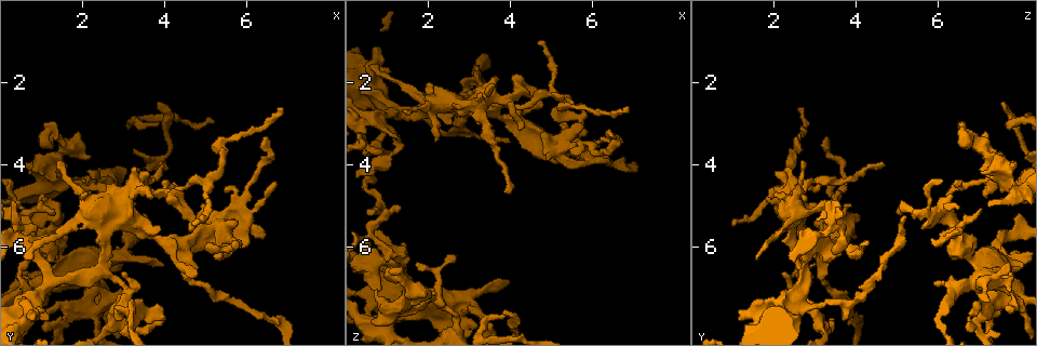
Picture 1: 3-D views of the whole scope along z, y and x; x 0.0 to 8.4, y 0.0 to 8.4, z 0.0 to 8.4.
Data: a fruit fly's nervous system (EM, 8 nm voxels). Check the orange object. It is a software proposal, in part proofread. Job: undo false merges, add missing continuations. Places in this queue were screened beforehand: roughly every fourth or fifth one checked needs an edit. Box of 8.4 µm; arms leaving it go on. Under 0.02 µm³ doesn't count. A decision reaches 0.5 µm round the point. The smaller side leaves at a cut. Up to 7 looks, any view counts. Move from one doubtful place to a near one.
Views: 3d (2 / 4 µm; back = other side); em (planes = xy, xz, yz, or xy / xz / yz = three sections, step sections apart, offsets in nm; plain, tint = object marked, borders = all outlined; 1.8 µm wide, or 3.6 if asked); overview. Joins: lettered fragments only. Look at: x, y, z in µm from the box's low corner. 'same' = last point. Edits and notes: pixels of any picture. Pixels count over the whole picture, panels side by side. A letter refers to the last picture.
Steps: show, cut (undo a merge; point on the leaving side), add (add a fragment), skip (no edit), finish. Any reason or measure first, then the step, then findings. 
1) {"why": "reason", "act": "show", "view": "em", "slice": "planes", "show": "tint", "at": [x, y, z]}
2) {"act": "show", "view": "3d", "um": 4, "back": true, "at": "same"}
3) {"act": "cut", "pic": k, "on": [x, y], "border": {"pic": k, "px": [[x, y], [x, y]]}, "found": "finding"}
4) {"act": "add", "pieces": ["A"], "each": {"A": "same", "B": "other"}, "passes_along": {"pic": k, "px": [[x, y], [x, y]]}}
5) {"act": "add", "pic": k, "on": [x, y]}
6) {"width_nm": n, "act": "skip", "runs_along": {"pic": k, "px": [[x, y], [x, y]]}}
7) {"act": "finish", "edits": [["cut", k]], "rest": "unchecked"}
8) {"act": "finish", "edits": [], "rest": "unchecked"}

{"why": "an open end", "act": "show", "view": "3d", "um": 4, "at": [5.75, 5.30, 4.10]}

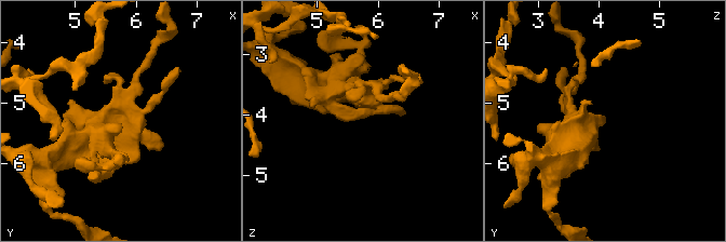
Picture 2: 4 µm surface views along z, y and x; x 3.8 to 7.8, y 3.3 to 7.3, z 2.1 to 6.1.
{"act": "show", "view": "em", "slice": "planes", "show": "plain", "at": [5.65, 5.25, 4.05]}

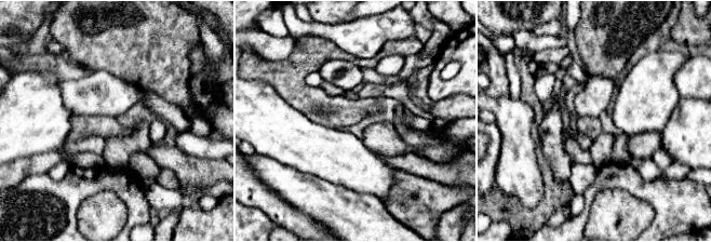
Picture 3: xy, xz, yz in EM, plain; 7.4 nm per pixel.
{"act": "show", "view": "em", "slice": "planes", "show": "borders", "at": "same"}

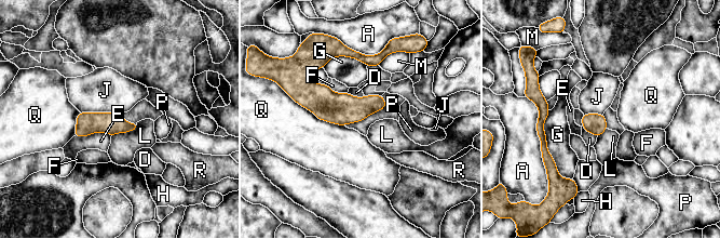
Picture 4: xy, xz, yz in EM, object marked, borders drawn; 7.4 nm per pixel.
{"act": "skip", "each": {"A": "other", "D": "other", "E": "other", "F": "other", "G": "other", "H": "other", "J": "other", "L": "other", "M": "other", "P": "other", "Q": "other", "R": "other"}, "found": "no lettered fragment goes on from it"}

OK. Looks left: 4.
{"why": "abrupt turn", "act": "show", "view": "em", "slice": "planes", "show": "plain", "at": [0.65, 5.20, 5.35]}

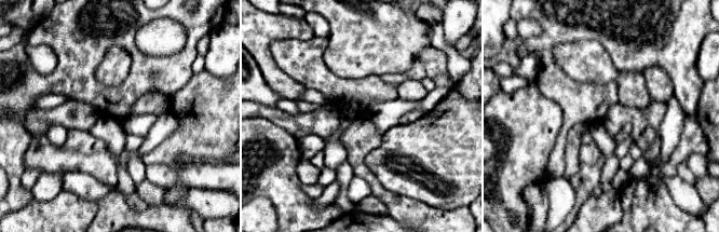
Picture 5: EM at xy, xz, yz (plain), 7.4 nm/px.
{"act": "show", "view": "em", "slice": "planes", "show": "tint", "at": "same"}

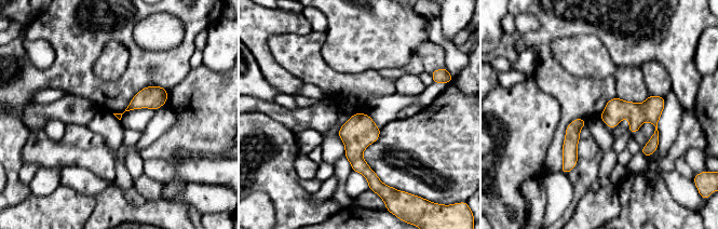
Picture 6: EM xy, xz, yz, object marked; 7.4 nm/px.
{"why": "what lies round it", "act": "show", "view": "em", "slice": "planes", "show": "borders", "at": "same"}

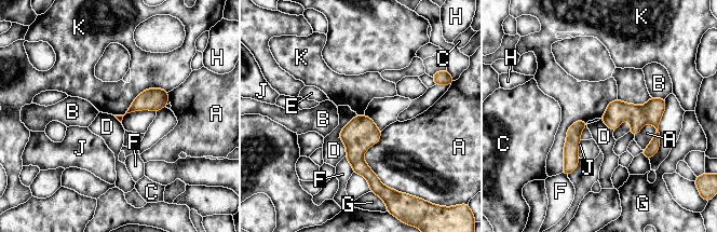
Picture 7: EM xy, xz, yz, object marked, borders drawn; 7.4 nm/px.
{"act": "skip", "each": {"A": "other", "B": "other", "C": "other", "D": "other", "E": "other", "F": "other", "G": "other", "H": "other", "J": "other", "K": "other"}, "runs_along": {"pic": 7, "px": [[609, 108], [646, 114], [657, 126], [655, 148]]}, "found": "one cell here"}

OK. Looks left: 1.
{"why": "an open end", "act": "show", "view": "em", "slice": "planes", "show": "borders", "at": [1.25, 7.75, 3.65]}

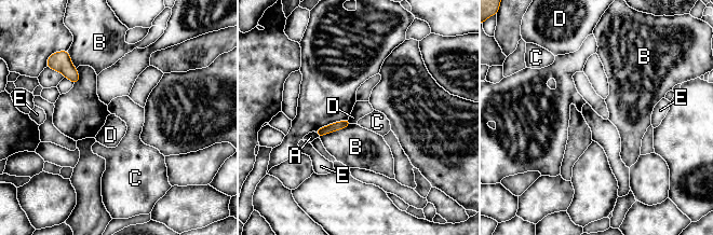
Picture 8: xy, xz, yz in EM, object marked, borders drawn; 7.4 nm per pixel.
{"act": "skip", "each": {"A": "other", "B": "other", "C": "other", "D": "other", "E": "other"}, "found": "no lettered fragment goes on from it"}

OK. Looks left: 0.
{"act": "finish", "edits": [], "rest": "unchecked"}

